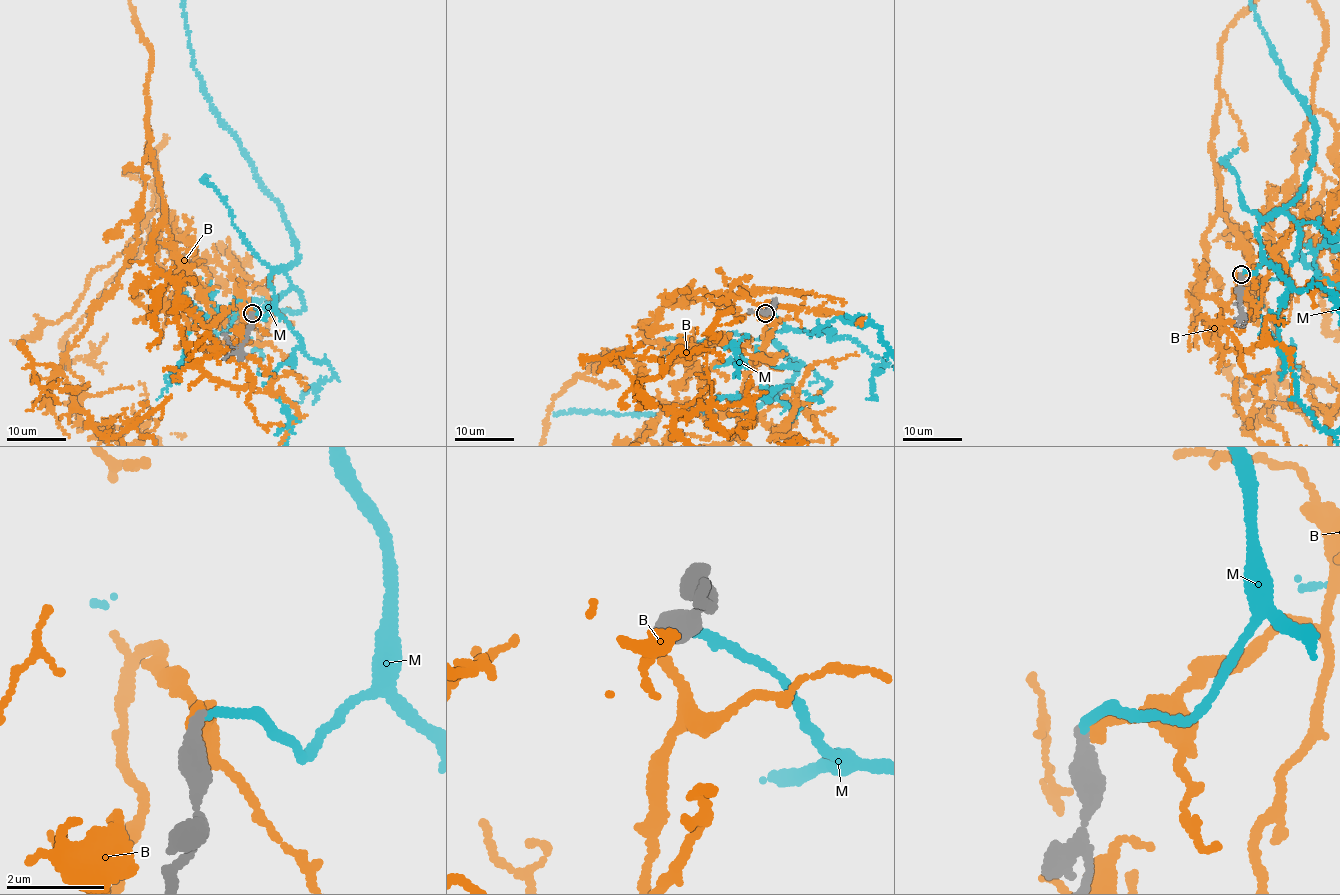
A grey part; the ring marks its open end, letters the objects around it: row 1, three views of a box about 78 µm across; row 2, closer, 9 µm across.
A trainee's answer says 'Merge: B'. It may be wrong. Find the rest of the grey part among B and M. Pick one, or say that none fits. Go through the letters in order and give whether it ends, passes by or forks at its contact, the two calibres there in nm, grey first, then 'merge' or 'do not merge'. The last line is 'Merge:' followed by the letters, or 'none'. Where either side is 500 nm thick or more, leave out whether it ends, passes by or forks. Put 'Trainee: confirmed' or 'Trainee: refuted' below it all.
B: it ends | 400/240 nm | do not merge
M: it ends | 400/160 nm | merge
Merge: M
Trainee: refuted

